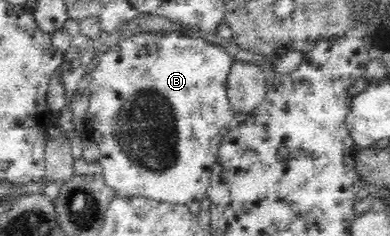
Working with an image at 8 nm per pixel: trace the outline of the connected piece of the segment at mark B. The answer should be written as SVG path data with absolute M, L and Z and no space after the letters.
M139 32L131 38L117 42L99 54L93 74L95 81L91 83L85 135L98 143L100 154L97 161L102 167L105 183L118 193L119 198L147 198L161 203L187 204L193 201L201 202L209 197L212 167L218 161L219 148L225 136L236 125L235 111L227 88L234 61L235 58L223 50L223 47L211 43L203 35L184 35L178 32L162 32L156 35L151 32Z

